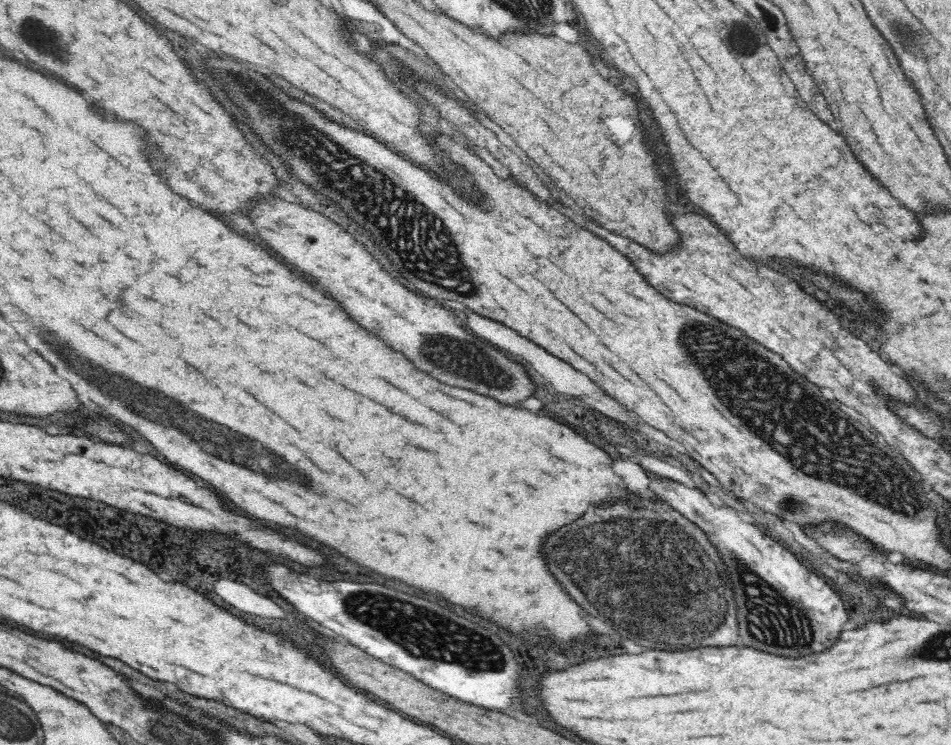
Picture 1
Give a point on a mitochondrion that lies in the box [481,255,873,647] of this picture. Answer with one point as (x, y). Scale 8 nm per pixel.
(788, 506)

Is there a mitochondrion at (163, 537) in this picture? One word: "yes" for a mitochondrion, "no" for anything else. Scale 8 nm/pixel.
no

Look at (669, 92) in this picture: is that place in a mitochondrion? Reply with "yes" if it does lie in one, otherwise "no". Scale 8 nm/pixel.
no

